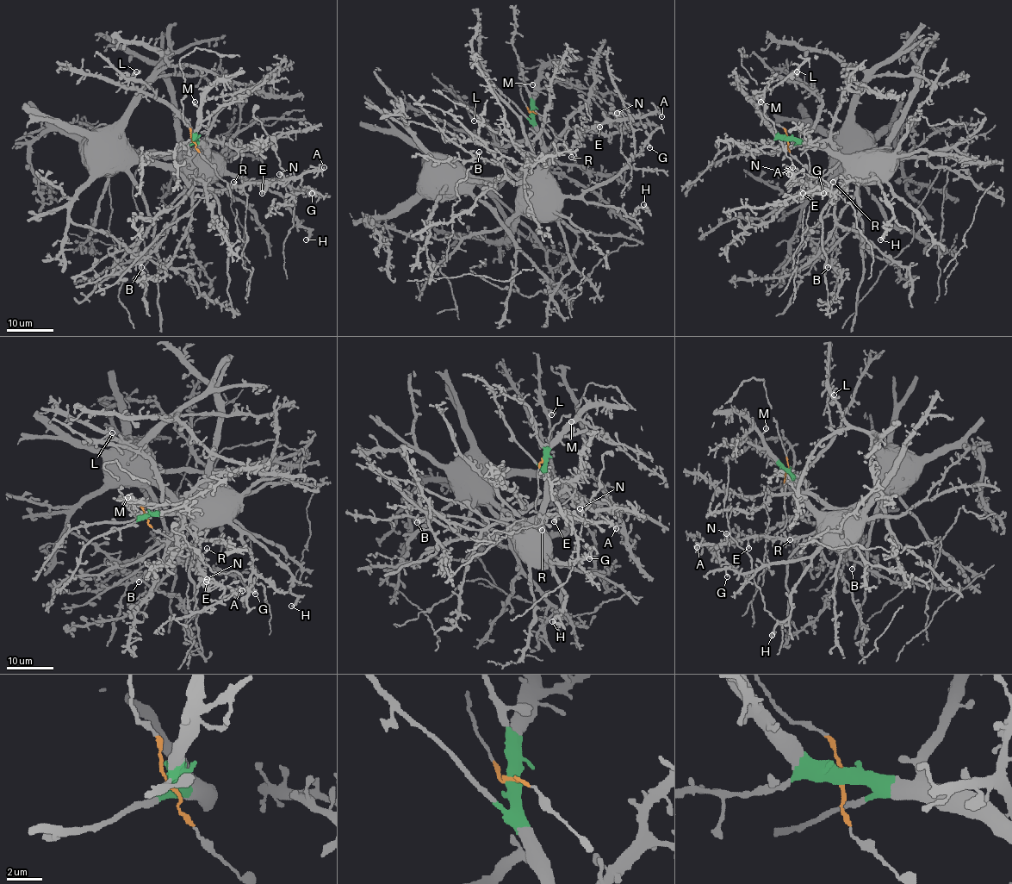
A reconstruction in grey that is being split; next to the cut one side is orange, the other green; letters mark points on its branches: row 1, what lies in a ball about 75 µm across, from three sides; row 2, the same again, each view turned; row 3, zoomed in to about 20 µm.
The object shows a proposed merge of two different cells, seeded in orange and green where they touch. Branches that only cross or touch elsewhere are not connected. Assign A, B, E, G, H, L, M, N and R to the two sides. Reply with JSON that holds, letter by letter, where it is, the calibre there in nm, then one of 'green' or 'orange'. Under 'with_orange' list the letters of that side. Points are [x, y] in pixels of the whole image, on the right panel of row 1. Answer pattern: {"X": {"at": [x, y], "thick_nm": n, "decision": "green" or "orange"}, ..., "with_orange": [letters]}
{"A": {"at": [792, 167], "thick_nm": 200, "decision": "orange"}, "B": {"at": [828, 267], "thick_nm": 240, "decision": "green"}, "E": {"at": [803, 193], "thick_nm": 500, "decision": "orange"}, "G": {"at": [823, 193], "thick_nm": 240, "decision": "green"}, "H": {"at": [880, 239], "thick_nm": 360, "decision": "green"}, "L": {"at": [797, 71], "thick_nm": 400, "decision": "green"}, "M": {"at": [760, 102], "thick_nm": 320, "decision": "green"}, "N": {"at": [789, 174], "thick_nm": 400, "decision": "orange"}, "R": {"at": [833, 182], "thick_nm": 280, "decision": "orange"}, "with_orange": ["A", "E", "N", "R"]}

